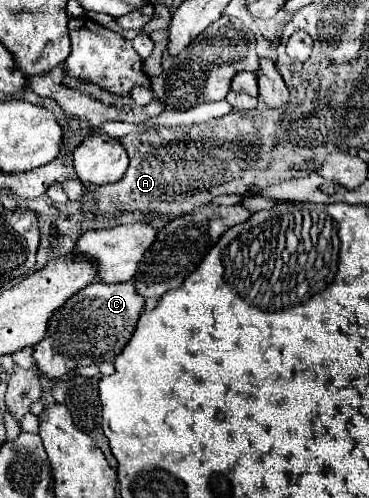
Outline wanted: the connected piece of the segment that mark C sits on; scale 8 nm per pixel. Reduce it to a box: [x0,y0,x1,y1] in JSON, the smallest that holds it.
[33,280,145,378]

